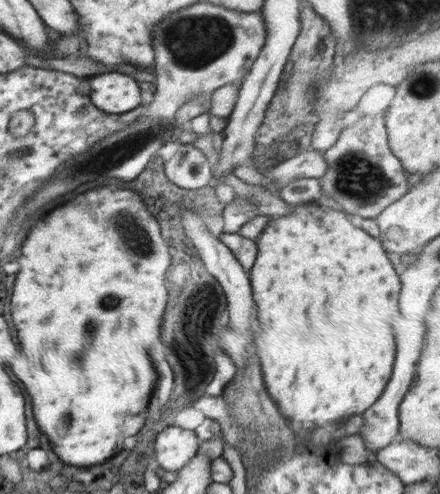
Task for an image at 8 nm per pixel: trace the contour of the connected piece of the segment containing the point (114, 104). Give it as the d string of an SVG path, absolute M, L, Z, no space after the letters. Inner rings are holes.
M111 70L90 78L89 96L98 109L110 114L122 114L140 106L137 80Z

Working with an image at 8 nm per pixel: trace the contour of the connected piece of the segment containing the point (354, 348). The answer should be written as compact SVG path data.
M318 202L291 205L292 216L272 217L266 224L266 228L257 238L257 257L254 266L250 270L252 294L254 296L257 328L252 332L254 349L259 358L263 373L263 382L268 394L278 406L281 414L288 420L293 430L300 426L322 426L333 421L346 420L349 416L363 413L380 398L382 391L390 381L396 354L396 342L394 342L394 330L392 324L401 315L398 307L400 296L400 278L392 268L392 262L388 260L382 244L366 234L364 230L350 224L349 215L340 208L332 208L328 203Z

